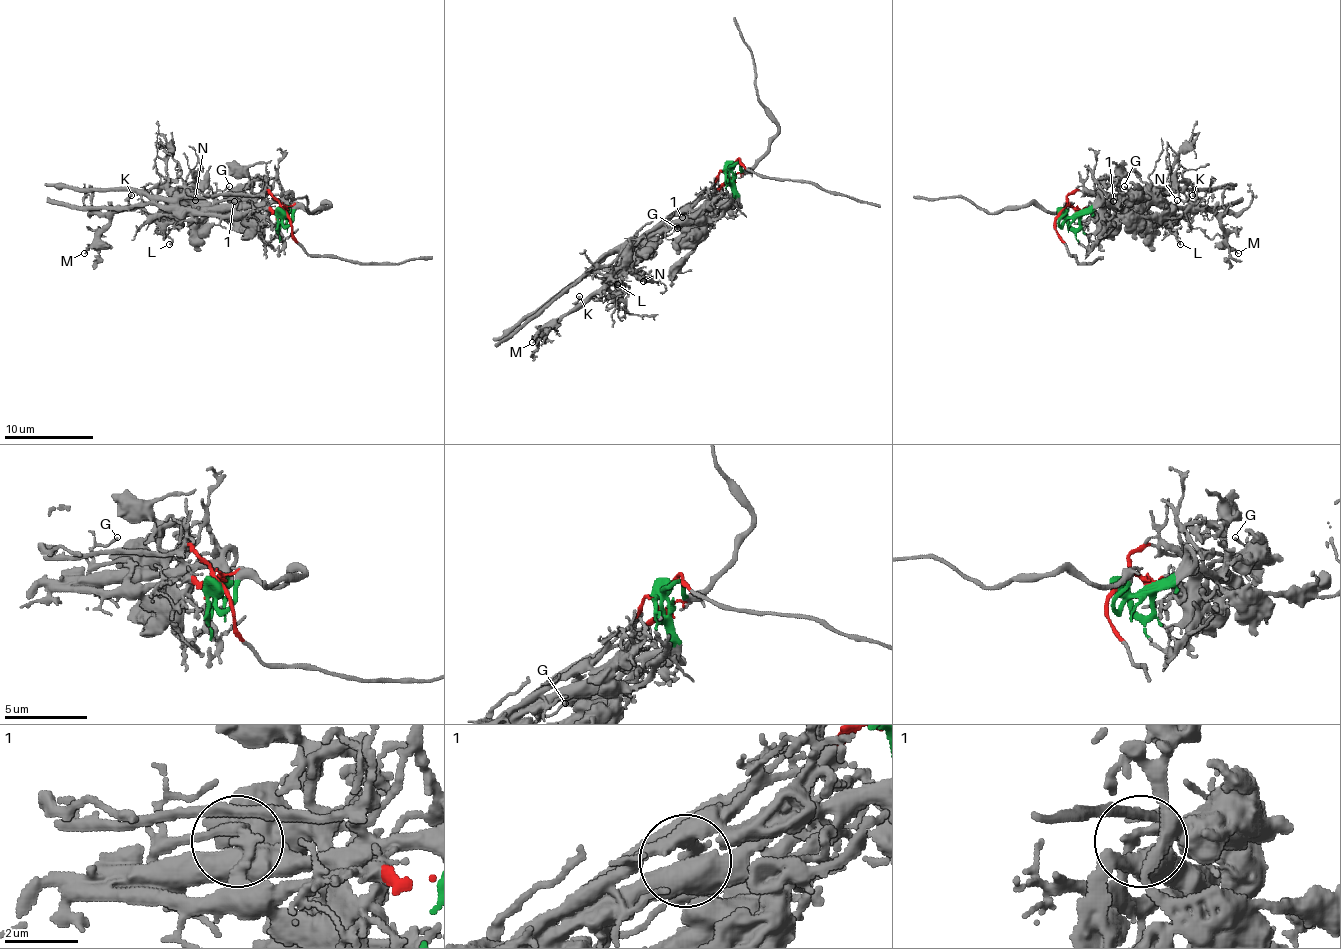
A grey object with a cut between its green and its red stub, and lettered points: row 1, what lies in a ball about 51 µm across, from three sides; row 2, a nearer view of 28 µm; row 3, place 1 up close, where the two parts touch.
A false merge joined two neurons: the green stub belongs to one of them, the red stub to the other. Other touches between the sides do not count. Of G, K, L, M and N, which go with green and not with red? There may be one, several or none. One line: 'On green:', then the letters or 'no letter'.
On green: K, M

